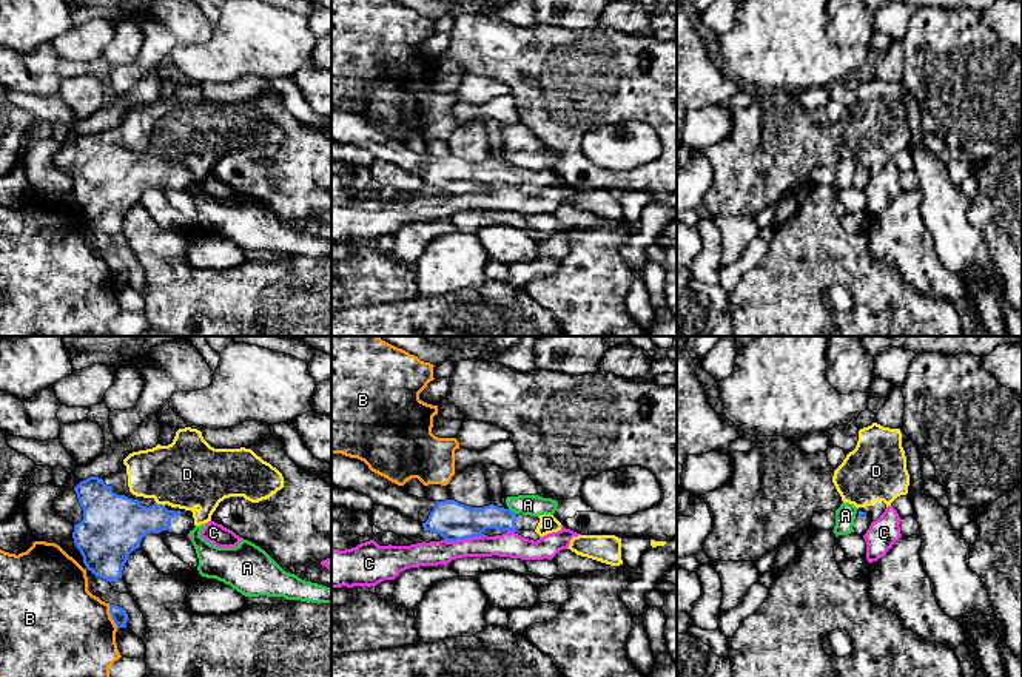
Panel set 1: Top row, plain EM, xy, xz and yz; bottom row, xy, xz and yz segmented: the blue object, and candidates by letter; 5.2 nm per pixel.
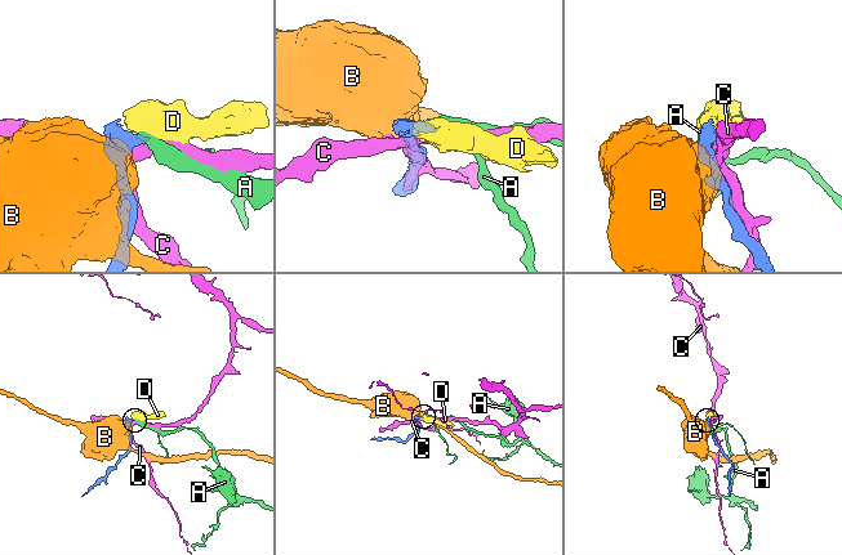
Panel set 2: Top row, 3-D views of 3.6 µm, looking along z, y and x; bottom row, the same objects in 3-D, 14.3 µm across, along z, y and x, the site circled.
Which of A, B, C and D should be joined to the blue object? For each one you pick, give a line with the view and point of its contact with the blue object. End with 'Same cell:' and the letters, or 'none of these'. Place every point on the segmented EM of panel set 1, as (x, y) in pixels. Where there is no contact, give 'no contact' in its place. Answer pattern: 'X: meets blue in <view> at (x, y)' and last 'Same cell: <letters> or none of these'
D: meets blue in xy at (161, 505)
Same cell: D

